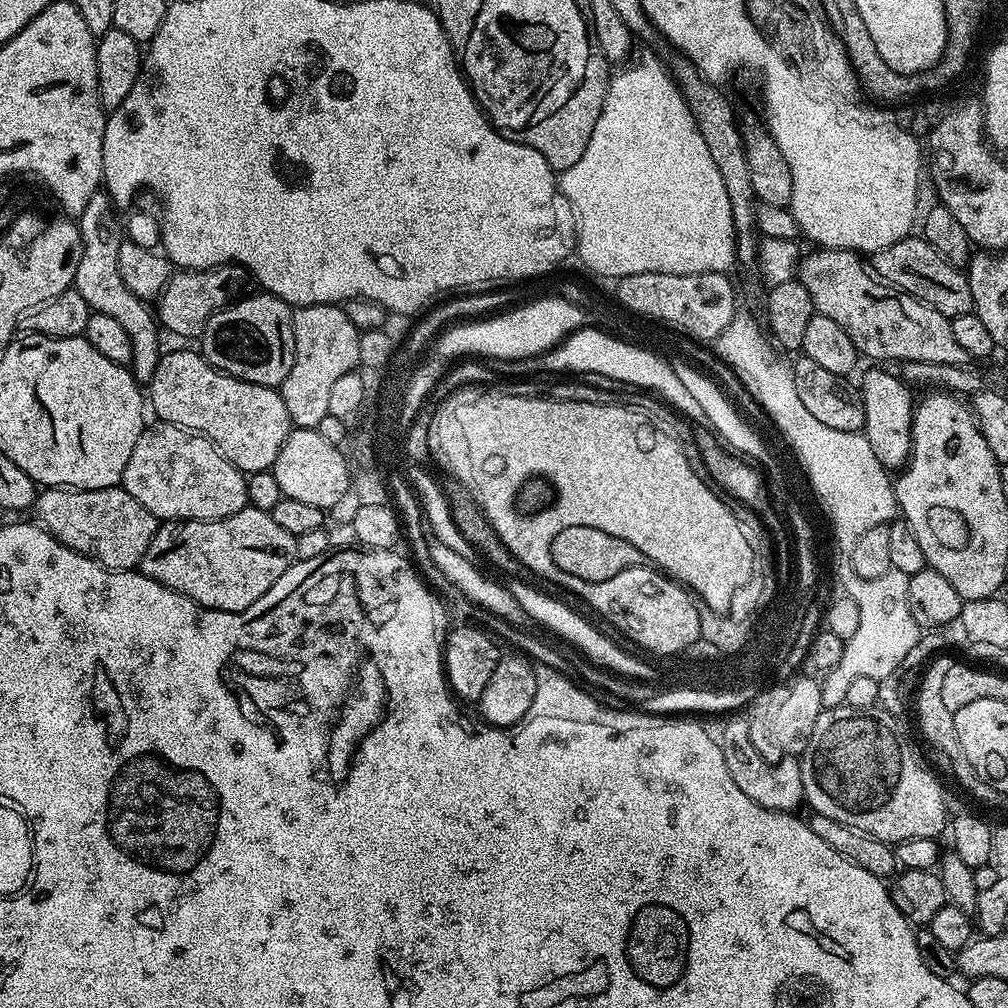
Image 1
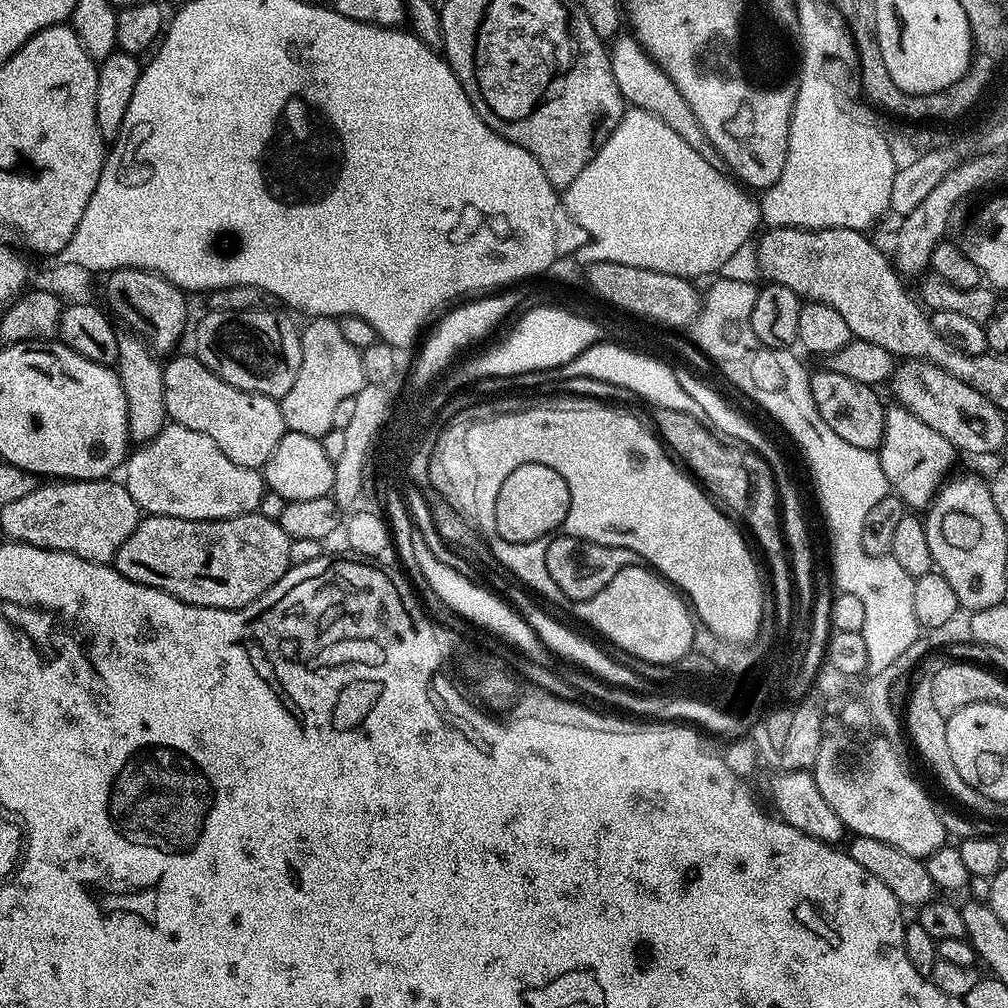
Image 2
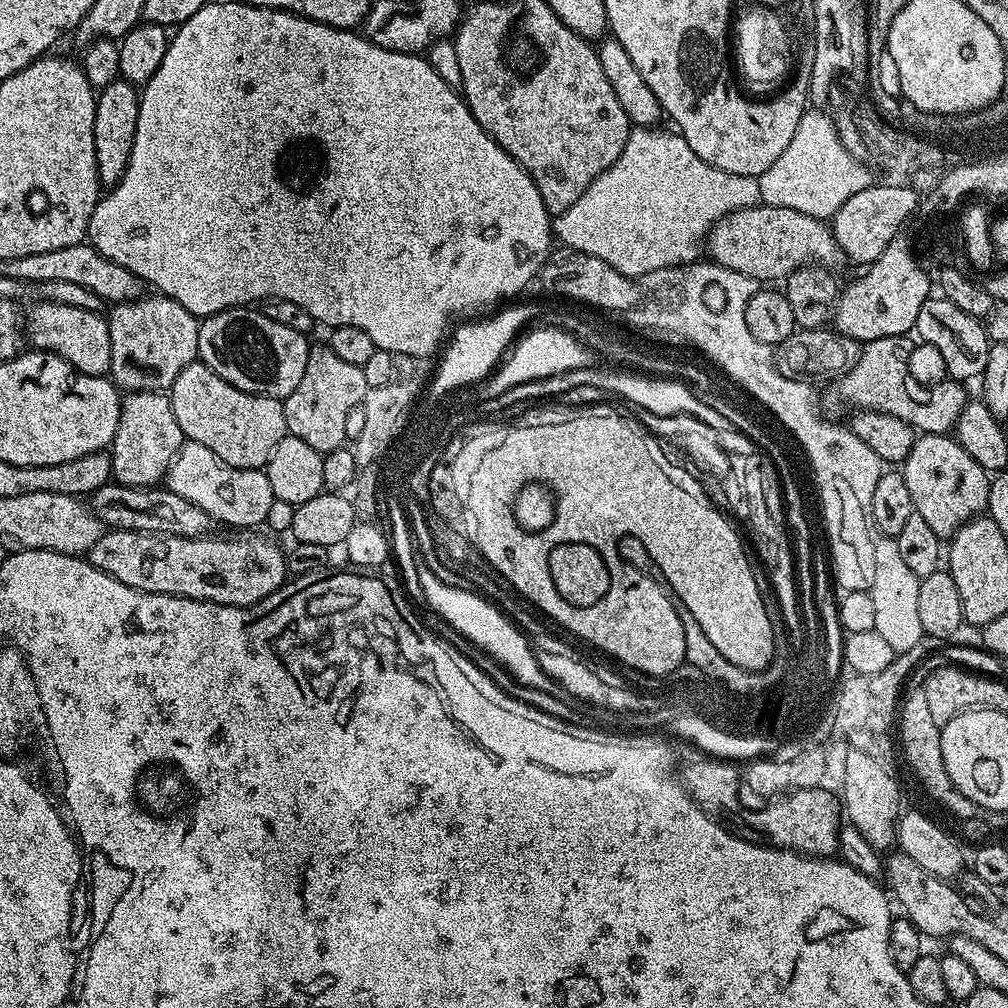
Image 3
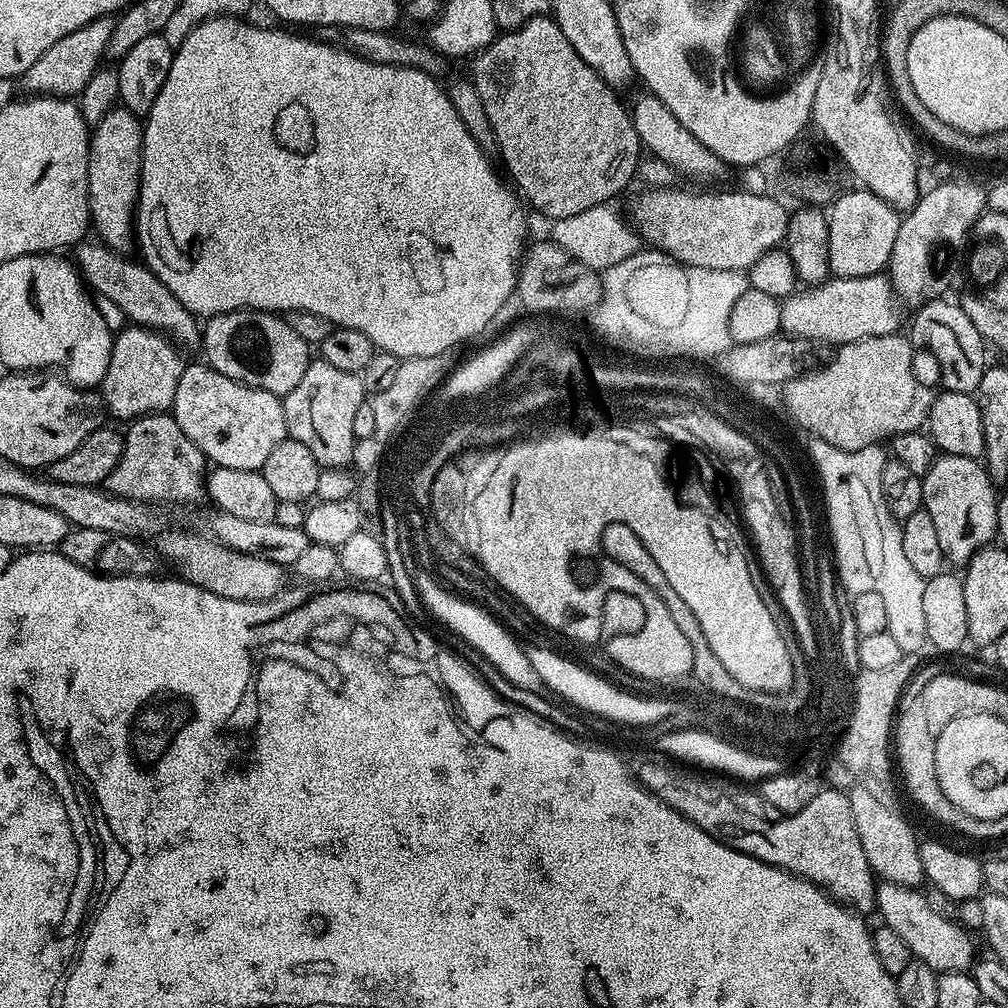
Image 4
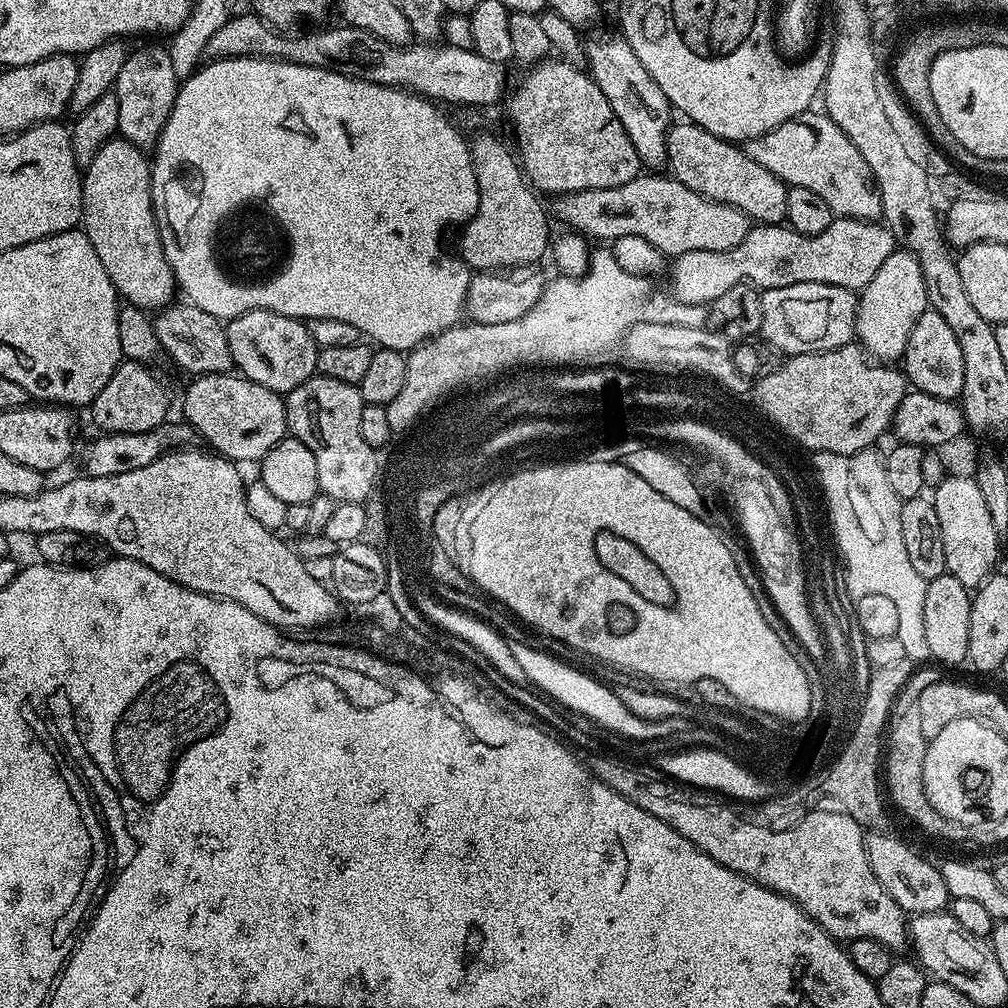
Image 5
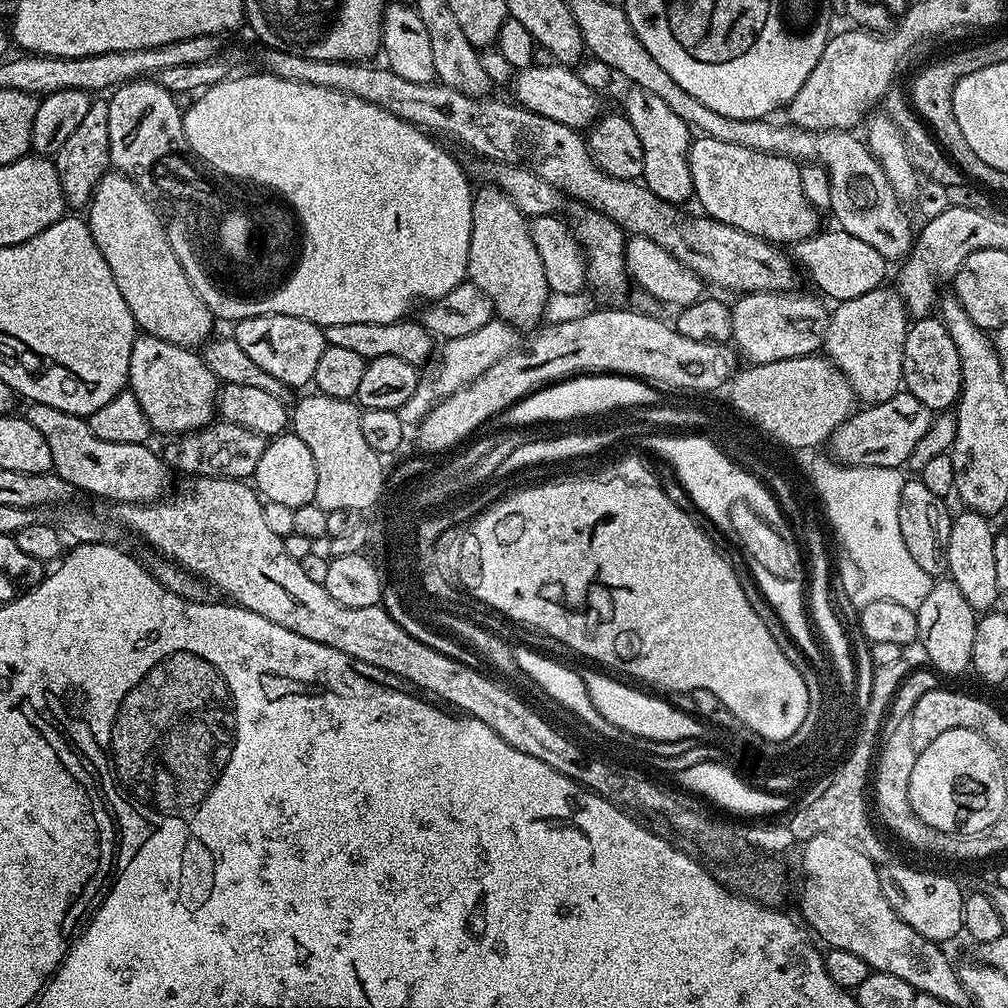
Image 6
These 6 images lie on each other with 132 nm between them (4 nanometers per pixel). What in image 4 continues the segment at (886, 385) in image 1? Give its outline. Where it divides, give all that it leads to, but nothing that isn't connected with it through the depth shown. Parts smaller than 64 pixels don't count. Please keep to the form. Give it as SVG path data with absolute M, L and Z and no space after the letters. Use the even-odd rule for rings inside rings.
M947 454L937 455L936 461L922 479L924 482L922 506L930 514L930 518L934 518L934 530L938 533L938 542L942 546L945 561L949 565L967 565L968 560L974 558L978 550L989 547L997 539L997 485L980 460Z

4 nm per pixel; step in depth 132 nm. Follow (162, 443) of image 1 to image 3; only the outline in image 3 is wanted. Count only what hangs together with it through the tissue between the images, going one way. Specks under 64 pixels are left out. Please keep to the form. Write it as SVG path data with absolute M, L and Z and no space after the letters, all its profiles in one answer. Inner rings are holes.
M188 440L178 450L166 477L166 487L206 510L215 521L230 524L234 530L252 530L257 527L255 524L263 525L274 499L270 478L263 470L230 466L222 462L214 450L206 450L206 446L193 440Z

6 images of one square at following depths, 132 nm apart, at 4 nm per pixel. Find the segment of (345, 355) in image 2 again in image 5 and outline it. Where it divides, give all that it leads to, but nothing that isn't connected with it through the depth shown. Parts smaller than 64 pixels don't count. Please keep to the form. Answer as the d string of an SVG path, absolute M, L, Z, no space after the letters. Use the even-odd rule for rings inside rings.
M314 374L295 390L287 393L288 432L301 440L314 454L318 466L318 486L325 496L341 504L364 502L378 484L378 469L374 450L366 446L362 438L363 399L354 400L357 385L338 382L338 378L326 378Z

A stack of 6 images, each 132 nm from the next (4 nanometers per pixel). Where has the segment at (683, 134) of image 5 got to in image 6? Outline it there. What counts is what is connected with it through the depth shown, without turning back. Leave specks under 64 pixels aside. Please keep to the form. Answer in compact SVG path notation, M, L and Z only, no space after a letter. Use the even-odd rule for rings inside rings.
M697 135L688 147L690 162L690 178L694 182L694 200L700 203L703 215L734 226L746 234L754 234L777 246L791 246L815 236L821 231L821 213L810 202L806 202L806 194L802 194L801 165L789 156L766 154L758 150L750 150L746 146L734 146L730 142L718 142L718 138Z

